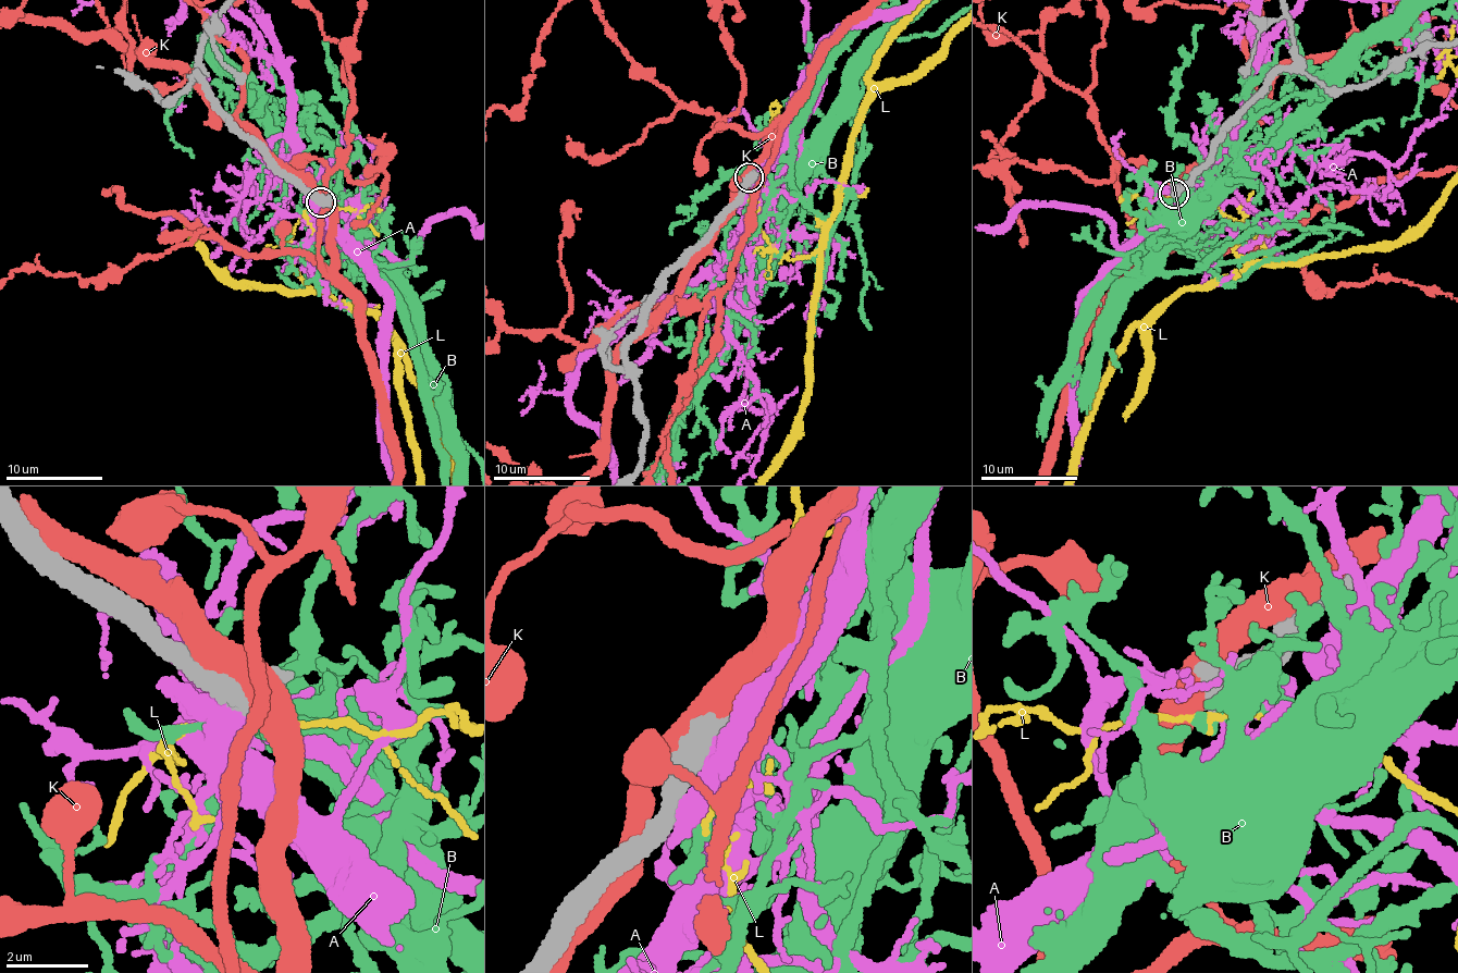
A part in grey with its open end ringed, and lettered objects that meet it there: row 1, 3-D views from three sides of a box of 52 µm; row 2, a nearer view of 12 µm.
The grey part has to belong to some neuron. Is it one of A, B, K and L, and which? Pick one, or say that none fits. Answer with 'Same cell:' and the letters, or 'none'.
Same cell: none

